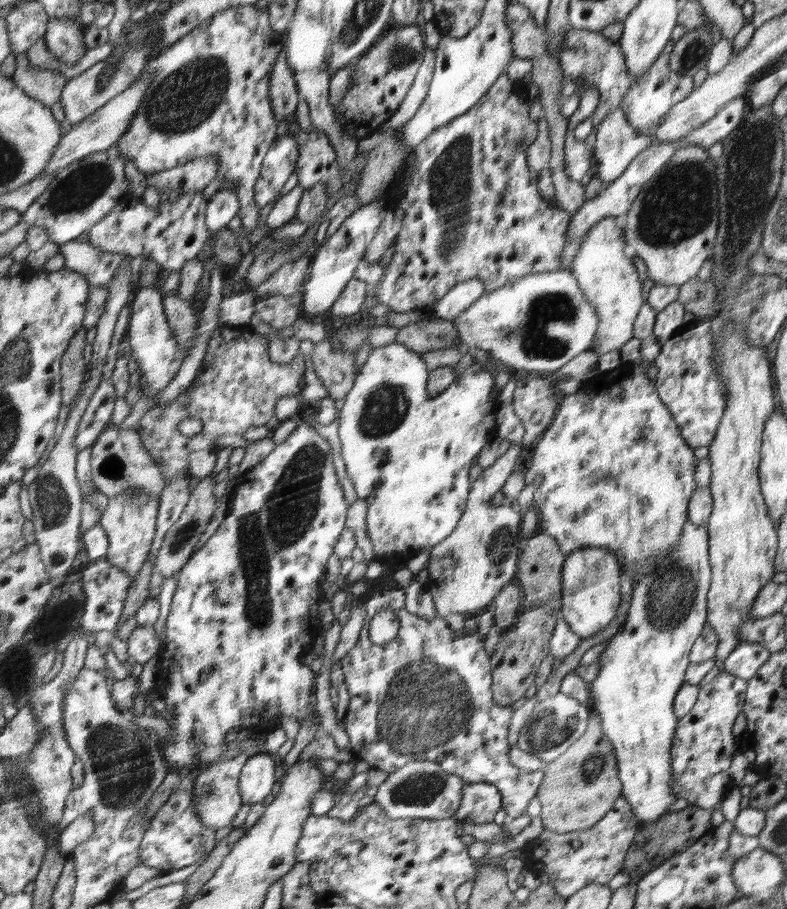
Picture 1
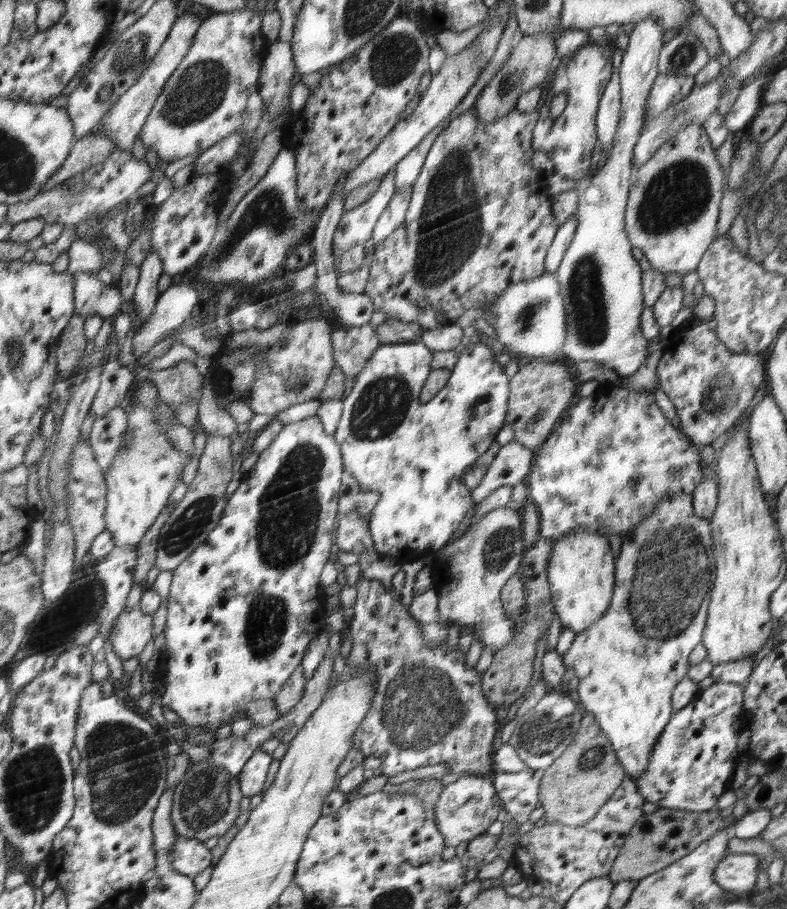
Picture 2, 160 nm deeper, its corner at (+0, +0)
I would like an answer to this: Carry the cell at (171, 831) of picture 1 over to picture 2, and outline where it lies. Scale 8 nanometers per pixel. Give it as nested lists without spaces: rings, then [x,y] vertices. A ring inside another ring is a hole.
[[[175,833],[169,861],[180,874],[194,878],[212,864],[212,852],[204,842]]]

